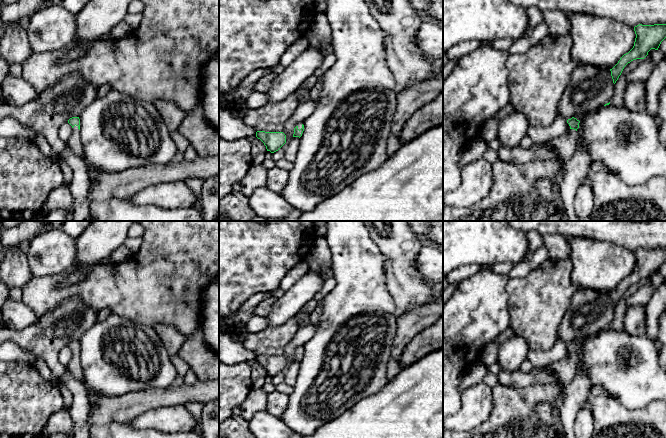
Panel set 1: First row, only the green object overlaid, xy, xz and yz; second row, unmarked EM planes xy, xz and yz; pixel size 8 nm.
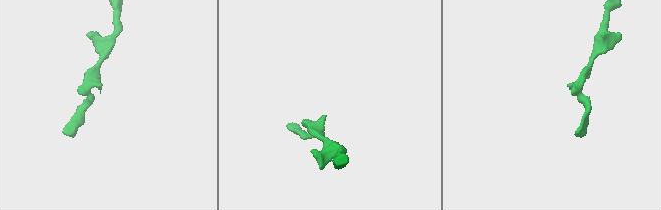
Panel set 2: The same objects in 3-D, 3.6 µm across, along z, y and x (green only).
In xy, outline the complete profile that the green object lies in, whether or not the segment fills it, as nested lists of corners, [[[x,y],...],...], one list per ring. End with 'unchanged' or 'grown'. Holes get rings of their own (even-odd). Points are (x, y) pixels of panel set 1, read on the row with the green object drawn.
[[[72,117],[68,120],[68,123],[72,126],[73,131],[70,138],[67,141],[67,145],[76,155],[84,158],[80,136],[80,119],[79,117]]] | grown

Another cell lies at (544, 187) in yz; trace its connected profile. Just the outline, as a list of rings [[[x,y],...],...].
[[[557,163],[558,171],[557,174],[552,178],[541,178],[535,182],[535,189],[537,197],[543,201],[548,201],[555,206],[555,199],[553,197],[553,187],[555,185],[559,186],[562,184],[565,171],[561,163]]]

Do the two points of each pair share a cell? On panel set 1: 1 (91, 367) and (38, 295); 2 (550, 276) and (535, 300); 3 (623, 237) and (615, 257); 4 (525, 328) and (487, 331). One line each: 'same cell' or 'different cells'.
1: different cells
2: same cell
3: different cells
4: different cells

